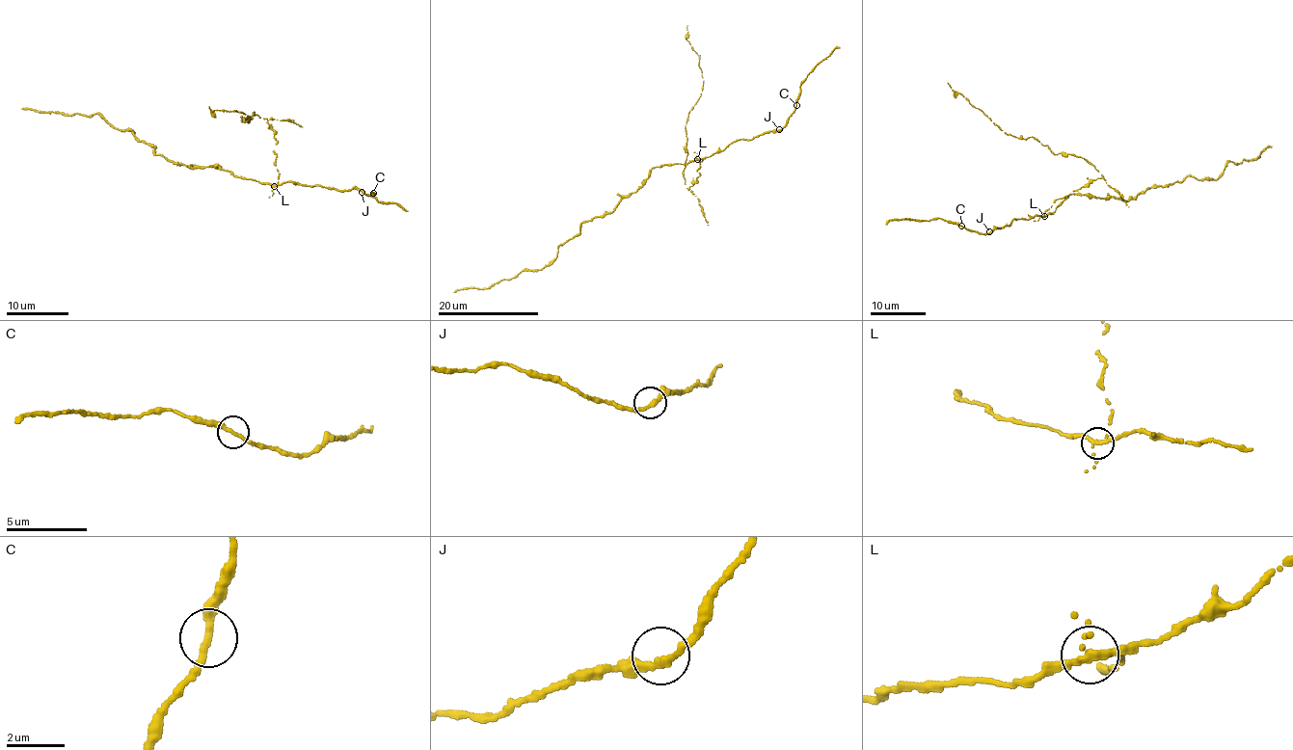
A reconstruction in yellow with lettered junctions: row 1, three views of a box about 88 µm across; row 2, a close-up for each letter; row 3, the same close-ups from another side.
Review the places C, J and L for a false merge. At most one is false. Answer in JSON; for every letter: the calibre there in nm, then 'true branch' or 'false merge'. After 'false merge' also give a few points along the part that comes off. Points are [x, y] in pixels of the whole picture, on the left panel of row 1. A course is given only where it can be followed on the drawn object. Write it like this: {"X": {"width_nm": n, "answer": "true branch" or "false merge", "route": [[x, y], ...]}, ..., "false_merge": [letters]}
{"C": {"width_nm": 280, "answer": "true branch"}, "J": {"width_nm": 280, "answer": "true branch"}, "L": {"width_nm": 280, "answer": "false merge", "route": [[273, 186], [277, 142], [264, 118], [253, 113], [243, 122], [247, 116], [211, 113], [209, 106]]}, "false_merge": ["L"]}

